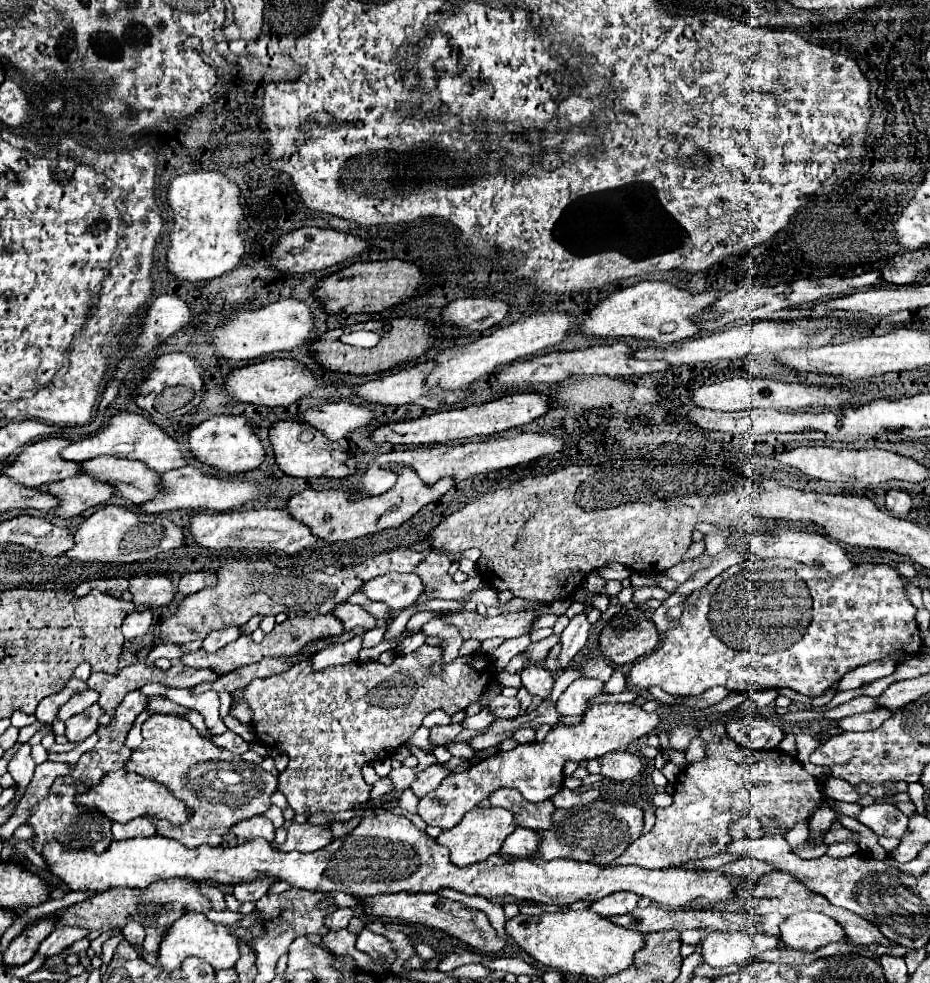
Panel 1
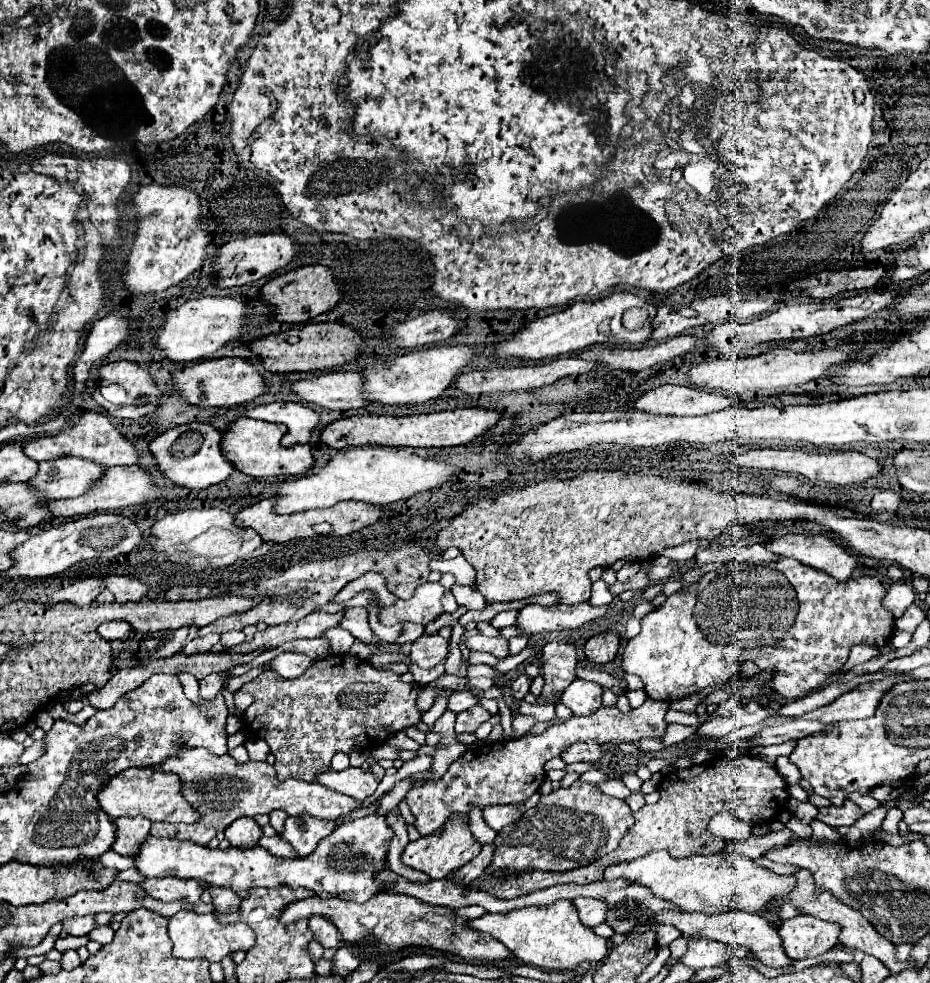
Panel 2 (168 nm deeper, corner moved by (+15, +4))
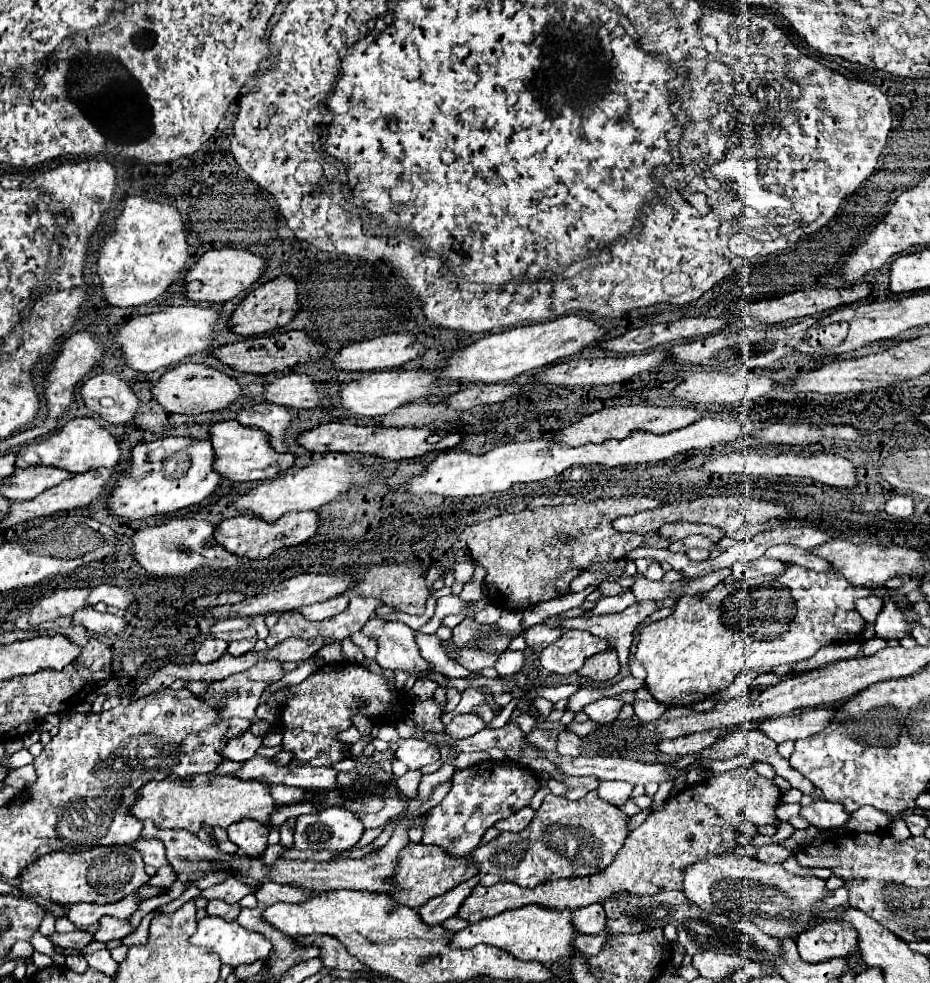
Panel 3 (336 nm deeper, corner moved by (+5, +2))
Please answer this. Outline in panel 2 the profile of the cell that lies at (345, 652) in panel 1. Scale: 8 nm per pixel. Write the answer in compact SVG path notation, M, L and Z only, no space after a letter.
M282 652L272 660L272 670L276 670L282 678L300 678L300 674L304 674L304 670L308 670L308 666L312 666L312 658L308 654L302 652Z

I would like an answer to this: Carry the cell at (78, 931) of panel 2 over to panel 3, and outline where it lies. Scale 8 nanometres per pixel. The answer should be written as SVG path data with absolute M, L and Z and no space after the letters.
M104 916L100 920L100 928L94 936L98 942L110 942L110 940L122 940L132 932L134 932L134 928L132 928L130 920L118 920L118 918Z

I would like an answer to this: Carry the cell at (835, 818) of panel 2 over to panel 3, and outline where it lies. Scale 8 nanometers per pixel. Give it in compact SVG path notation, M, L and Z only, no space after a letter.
M818 800L818 802L812 802L810 806L800 808L800 816L806 818L806 822L810 826L826 828L826 830L840 828L850 818L850 814L844 812L842 804L834 804L828 800Z

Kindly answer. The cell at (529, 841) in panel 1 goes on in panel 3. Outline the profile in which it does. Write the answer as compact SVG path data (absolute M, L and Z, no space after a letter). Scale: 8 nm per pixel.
M478 876L470 878L468 882L464 884L458 884L456 888L452 888L450 892L442 894L442 896L436 896L432 900L428 900L420 910L418 910L418 916L422 918L424 924L430 924L430 926L436 926L436 924L442 924L444 920L448 920L450 916L454 916L454 912L458 912L462 900L472 892L472 888L478 884Z

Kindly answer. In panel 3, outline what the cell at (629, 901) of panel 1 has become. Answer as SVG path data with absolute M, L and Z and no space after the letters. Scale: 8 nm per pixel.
M590 904L572 912L572 924L578 934L600 934L606 926L606 912L602 904Z

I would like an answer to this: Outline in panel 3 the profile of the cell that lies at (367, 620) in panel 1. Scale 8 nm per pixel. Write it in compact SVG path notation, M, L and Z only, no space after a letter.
M370 618L362 628L364 634L370 634L378 640L376 662L386 670L400 670L414 678L424 678L432 668L420 656L416 644L416 632L402 622L384 622Z

